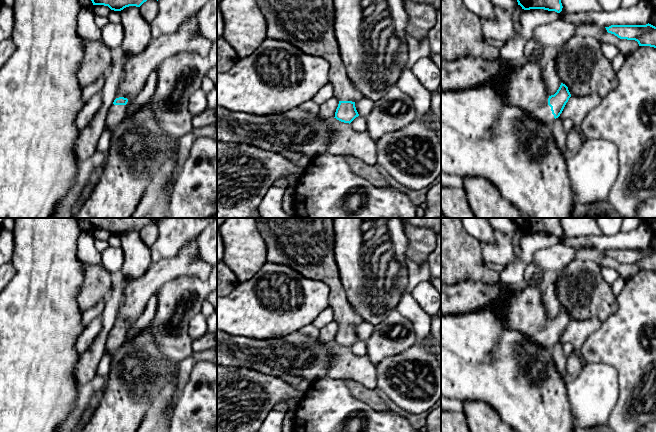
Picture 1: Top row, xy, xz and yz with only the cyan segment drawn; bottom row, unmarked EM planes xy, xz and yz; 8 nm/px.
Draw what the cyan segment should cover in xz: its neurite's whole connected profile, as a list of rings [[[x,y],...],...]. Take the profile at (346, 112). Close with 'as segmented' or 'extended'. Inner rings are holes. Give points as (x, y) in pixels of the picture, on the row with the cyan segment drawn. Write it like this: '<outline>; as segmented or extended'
[[[257,0],[267,21],[267,37],[286,41],[302,52],[324,58],[329,64],[329,83],[333,86],[334,97],[339,101],[335,112],[337,120],[351,123],[359,116],[355,103],[364,98],[346,74],[335,37],[334,0]]]; extended

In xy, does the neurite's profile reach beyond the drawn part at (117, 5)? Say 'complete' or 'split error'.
complete

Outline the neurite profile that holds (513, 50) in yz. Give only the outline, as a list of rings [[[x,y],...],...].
[[[544,9],[522,10],[519,16],[519,29],[513,38],[506,41],[499,49],[500,57],[509,62],[525,62],[524,48],[526,43],[532,39],[536,27],[548,24],[559,19],[558,13]]]

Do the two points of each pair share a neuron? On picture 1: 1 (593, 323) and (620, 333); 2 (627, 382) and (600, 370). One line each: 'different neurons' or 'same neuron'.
1: different neurons
2: different neurons

